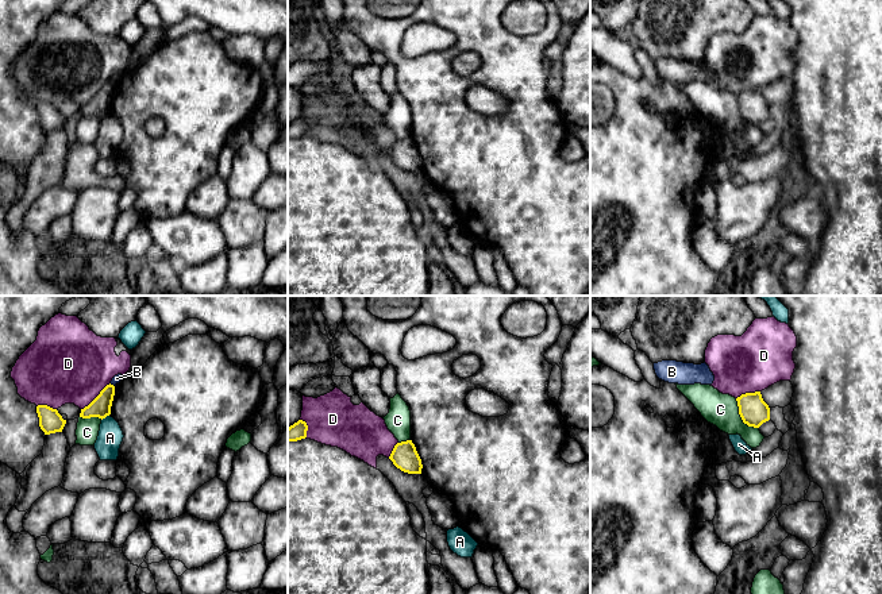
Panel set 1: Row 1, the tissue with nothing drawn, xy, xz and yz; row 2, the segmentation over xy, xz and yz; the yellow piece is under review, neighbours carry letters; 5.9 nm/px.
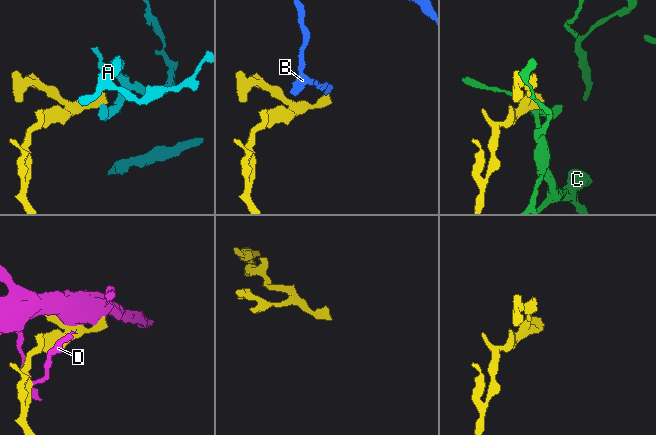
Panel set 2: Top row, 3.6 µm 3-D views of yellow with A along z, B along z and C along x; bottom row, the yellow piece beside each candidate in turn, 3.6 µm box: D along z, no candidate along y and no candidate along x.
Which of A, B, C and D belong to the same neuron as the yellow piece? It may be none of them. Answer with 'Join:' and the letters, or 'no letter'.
Join: no letter

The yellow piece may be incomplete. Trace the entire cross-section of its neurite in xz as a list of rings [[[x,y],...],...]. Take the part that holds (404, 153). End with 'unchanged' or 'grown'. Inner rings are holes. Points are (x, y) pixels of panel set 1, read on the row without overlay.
[[[412,138],[397,140],[389,154],[393,162],[408,171],[421,171],[421,157]]] | unchanged

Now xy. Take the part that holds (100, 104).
[[[107,82],[100,92],[84,107],[81,107],[80,115],[90,116],[99,115],[105,116],[111,112],[111,104],[115,93],[115,84]]] | unchanged

